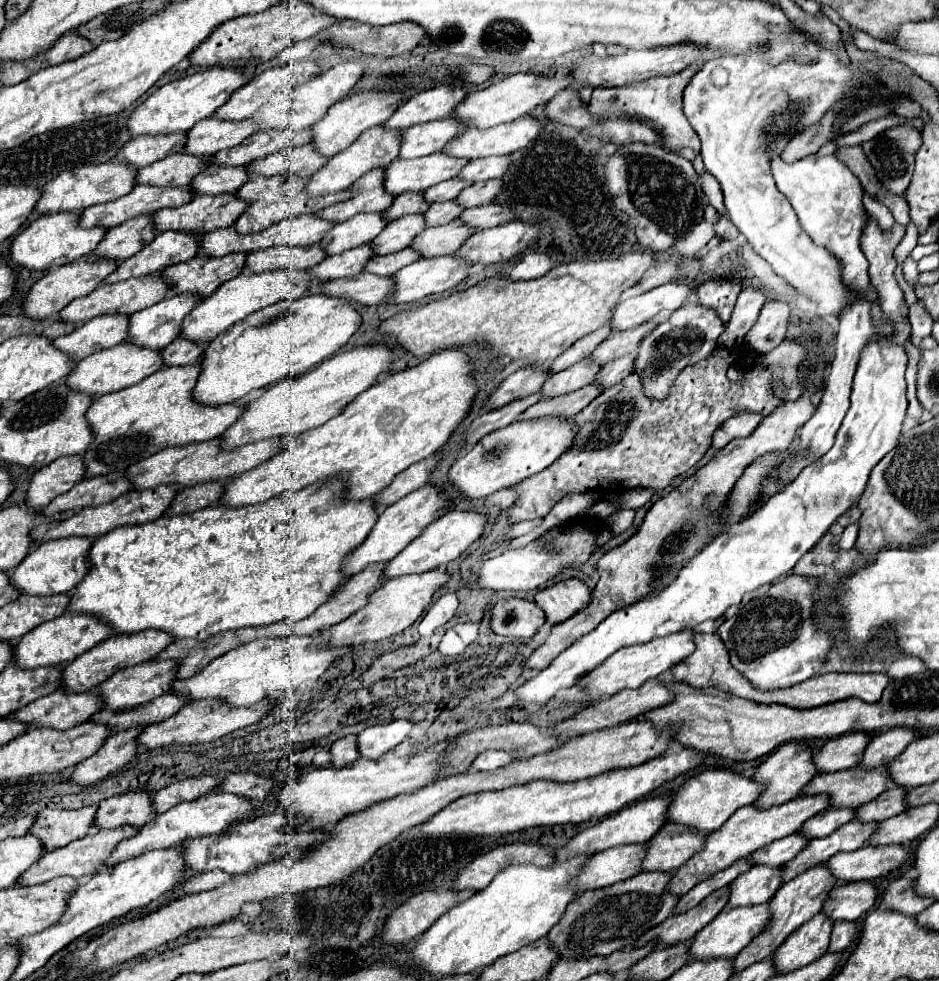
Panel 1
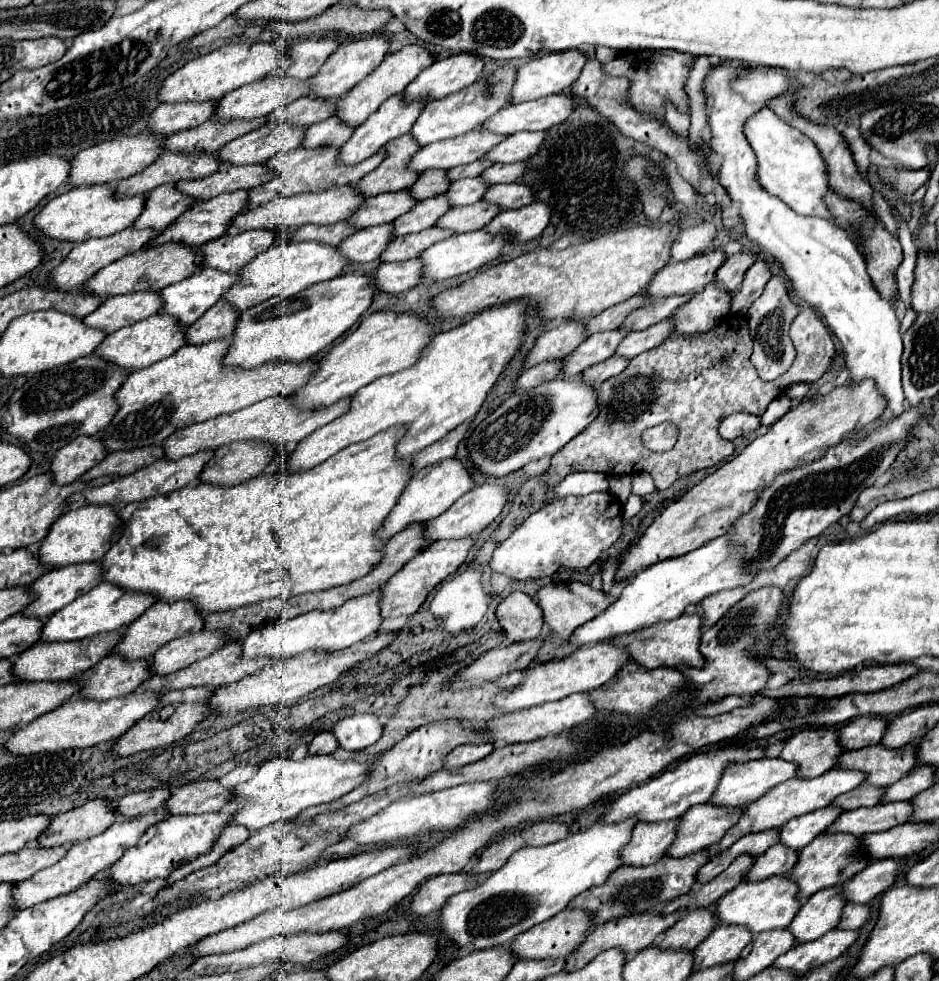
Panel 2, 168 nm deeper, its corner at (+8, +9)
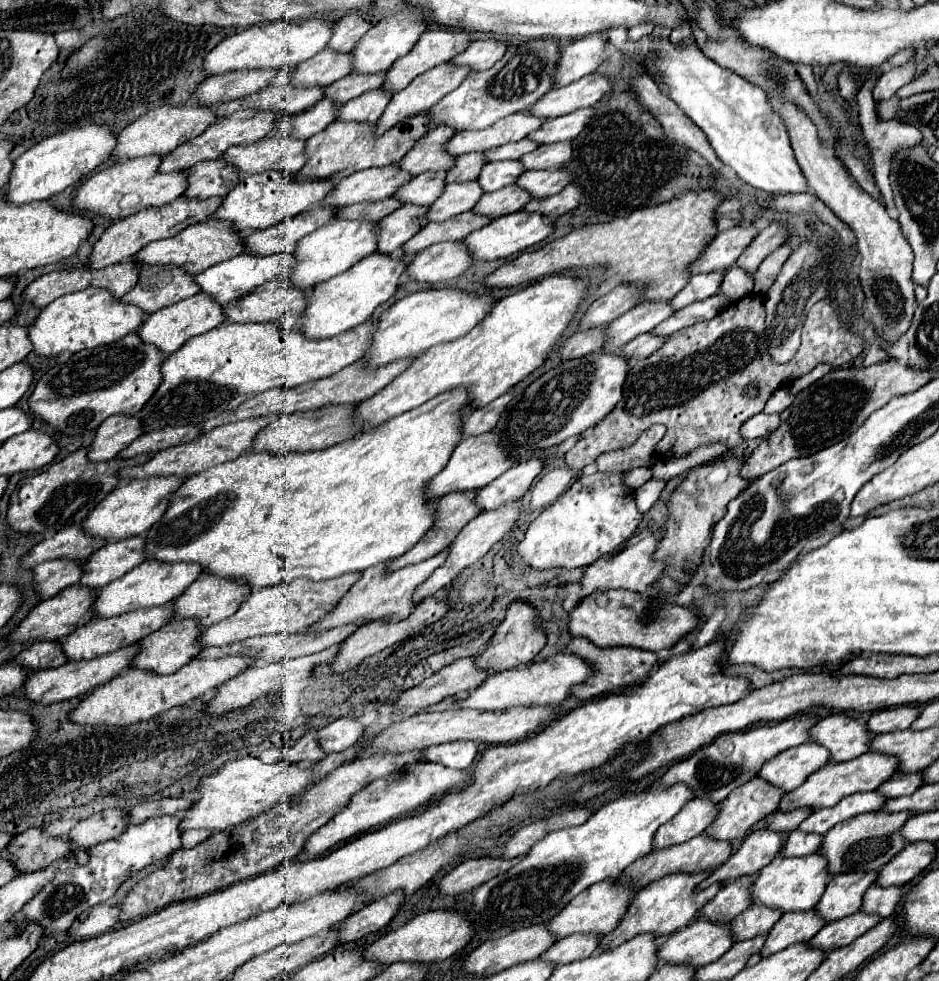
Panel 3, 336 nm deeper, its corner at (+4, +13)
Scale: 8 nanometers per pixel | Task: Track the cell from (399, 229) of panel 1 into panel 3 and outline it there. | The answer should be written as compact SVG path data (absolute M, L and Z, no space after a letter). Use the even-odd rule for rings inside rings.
M476 180L468 184L448 184L442 196L434 204L430 204L426 218L428 222L444 222L452 216L468 212L480 200L480 196L482 192Z

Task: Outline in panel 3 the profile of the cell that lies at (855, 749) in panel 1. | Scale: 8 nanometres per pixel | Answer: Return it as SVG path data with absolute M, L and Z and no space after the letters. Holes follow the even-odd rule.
M898 706L898 708L888 708L888 710L878 710L870 716L868 720L868 730L872 734L882 734L882 732L896 732L896 730L906 730L910 724L916 720L918 710L914 706Z

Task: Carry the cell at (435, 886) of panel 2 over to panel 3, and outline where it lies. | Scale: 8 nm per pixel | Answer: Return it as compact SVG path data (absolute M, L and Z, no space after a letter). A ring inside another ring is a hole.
M468 858L464 862L460 862L454 870L450 870L438 890L444 896L458 896L464 892L470 892L474 888L478 888L480 884L492 880L498 874L504 874L506 870L510 870L514 864L518 864L520 858L512 858L512 860L502 860L502 858Z

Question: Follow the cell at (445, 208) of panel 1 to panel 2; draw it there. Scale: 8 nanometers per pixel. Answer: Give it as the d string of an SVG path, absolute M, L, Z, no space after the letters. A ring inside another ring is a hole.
M474 176L474 178L464 178L464 180L456 180L450 190L446 192L448 200L452 206L462 206L462 204L474 204L478 200L482 200L484 192L490 188L490 184L482 178L482 176Z

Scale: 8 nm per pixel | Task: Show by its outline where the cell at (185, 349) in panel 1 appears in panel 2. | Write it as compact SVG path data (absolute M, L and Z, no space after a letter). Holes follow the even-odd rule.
M228 302L214 304L198 322L186 328L188 344L206 344L218 338L230 338L236 324L240 320L240 312Z

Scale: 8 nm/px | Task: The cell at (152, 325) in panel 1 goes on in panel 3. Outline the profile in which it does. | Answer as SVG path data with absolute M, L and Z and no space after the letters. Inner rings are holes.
M272 254L272 256L266 256L266 258L260 258L256 260L256 256L234 256L230 260L224 260L220 264L214 264L210 266L208 270L200 272L198 276L194 276L194 282L200 286L200 292L210 296L216 304L224 306L228 300L232 298L238 298L238 296L244 296L244 292L250 292L252 288L280 276L280 272L288 272L288 268L292 266L292 254Z

